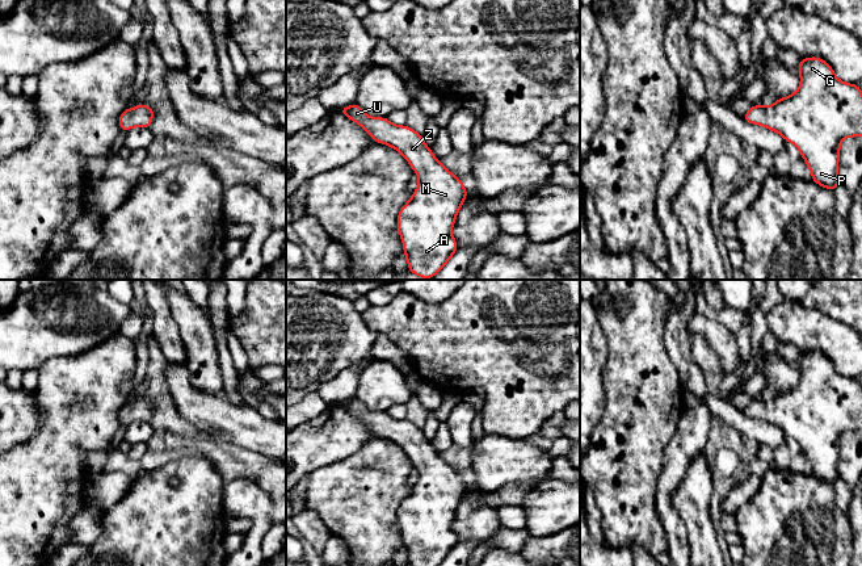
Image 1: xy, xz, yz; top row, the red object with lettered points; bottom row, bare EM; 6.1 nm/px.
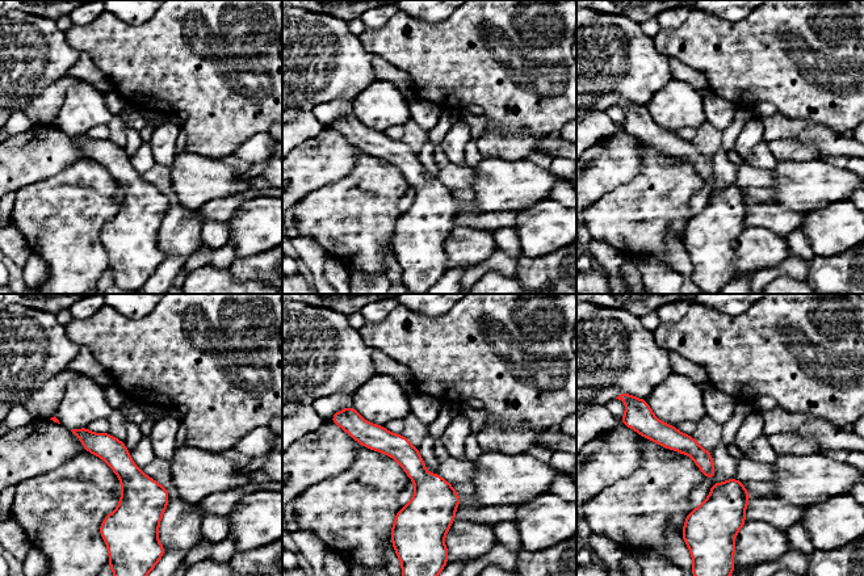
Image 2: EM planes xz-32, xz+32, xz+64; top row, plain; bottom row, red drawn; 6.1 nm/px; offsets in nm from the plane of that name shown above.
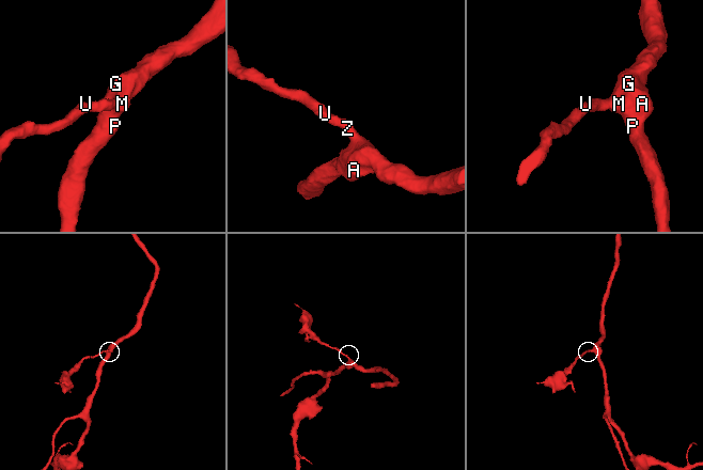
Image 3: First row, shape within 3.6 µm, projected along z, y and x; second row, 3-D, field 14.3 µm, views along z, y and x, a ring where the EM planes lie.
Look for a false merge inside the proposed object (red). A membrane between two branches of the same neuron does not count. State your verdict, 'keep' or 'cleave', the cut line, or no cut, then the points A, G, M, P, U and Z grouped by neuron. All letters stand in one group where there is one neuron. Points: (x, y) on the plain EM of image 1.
keep; no cut; A G M P U Z

